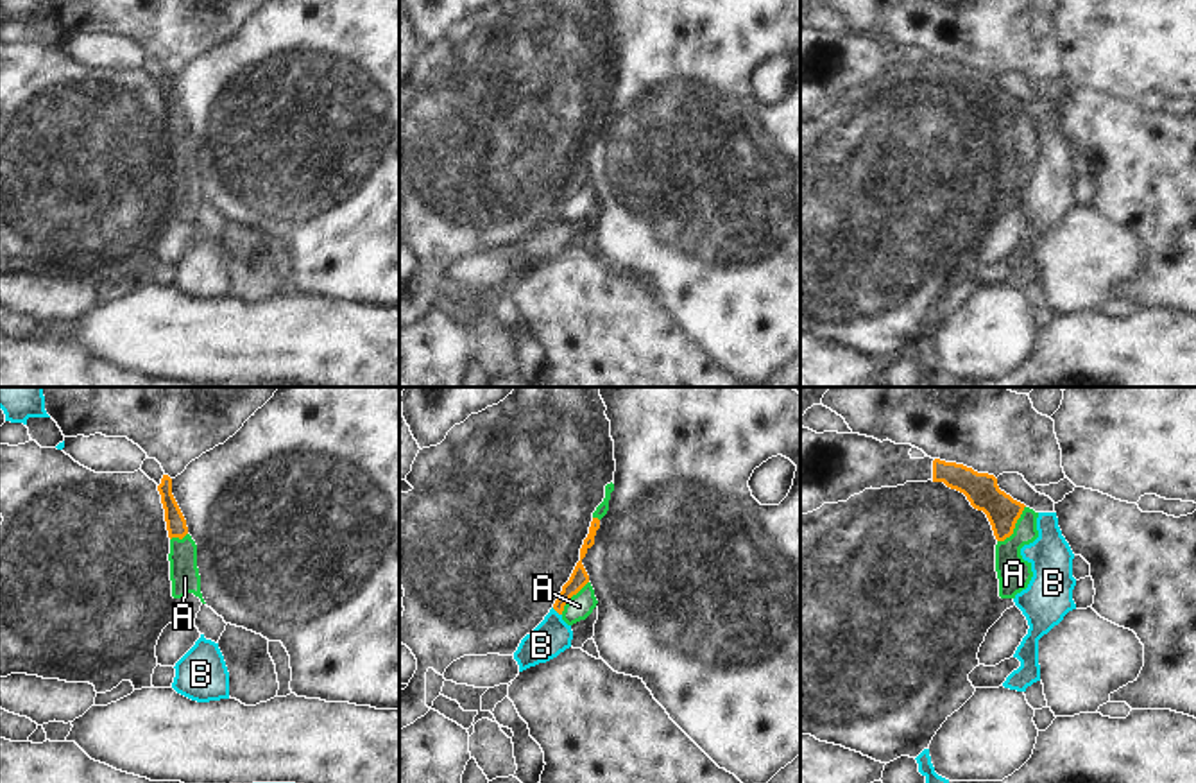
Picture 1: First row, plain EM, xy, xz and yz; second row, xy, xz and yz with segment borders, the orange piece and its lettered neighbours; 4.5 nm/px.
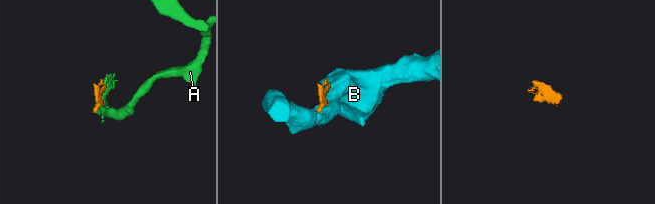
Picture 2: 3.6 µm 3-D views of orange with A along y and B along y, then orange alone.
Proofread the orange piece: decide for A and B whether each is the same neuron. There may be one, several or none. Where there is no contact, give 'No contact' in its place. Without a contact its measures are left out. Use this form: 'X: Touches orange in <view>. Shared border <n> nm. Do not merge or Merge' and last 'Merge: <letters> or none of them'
A: Touches orange in yz. Shared border 200 nm. Do not merge
B: Touches orange in xz. Shared border 60 nm. Do not merge
Merge: none of them

